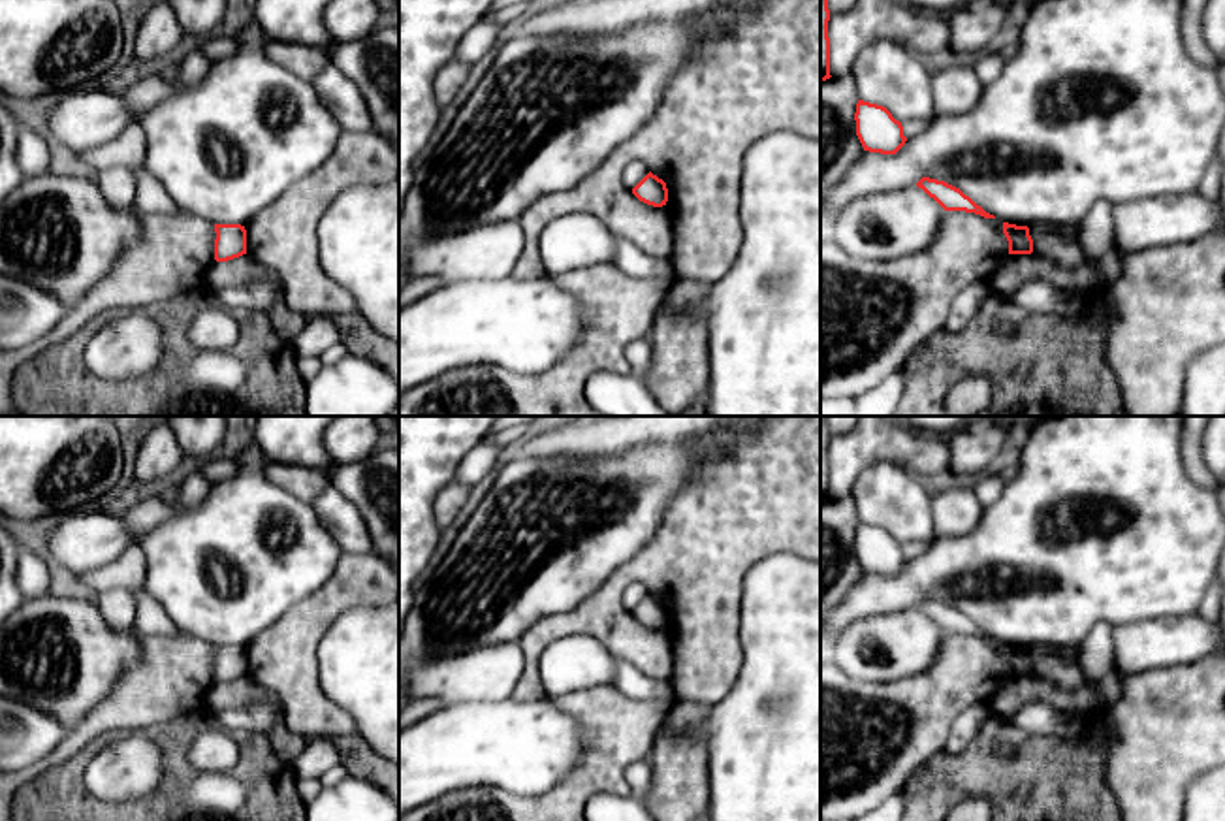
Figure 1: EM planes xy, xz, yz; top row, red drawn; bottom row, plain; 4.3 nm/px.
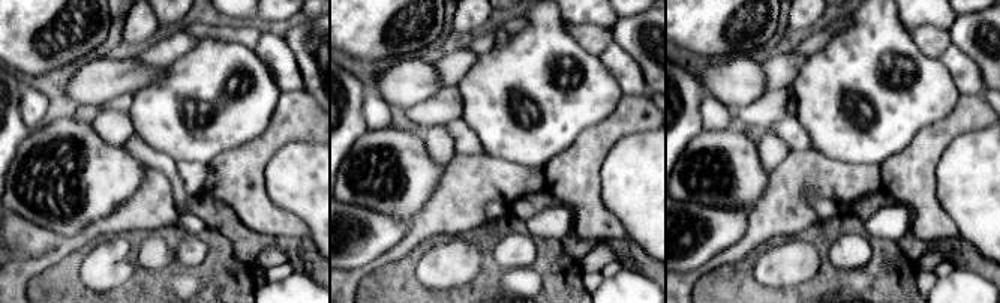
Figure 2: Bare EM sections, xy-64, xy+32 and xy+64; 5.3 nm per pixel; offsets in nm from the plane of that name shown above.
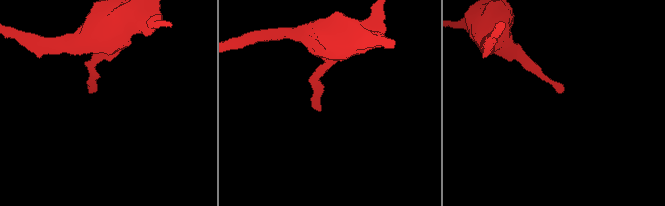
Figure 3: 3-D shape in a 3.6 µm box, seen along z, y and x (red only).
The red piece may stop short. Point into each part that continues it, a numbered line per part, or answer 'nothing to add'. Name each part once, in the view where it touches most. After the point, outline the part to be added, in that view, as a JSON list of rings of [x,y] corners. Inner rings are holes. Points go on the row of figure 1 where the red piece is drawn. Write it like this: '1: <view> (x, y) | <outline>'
nothing to add

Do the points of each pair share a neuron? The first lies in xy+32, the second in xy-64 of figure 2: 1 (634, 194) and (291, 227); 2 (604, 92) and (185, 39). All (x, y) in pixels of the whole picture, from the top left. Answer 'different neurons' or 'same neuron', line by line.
1: different neurons
2: different neurons

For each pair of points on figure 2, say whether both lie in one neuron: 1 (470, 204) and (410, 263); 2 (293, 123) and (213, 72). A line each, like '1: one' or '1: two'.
1: two
2: two

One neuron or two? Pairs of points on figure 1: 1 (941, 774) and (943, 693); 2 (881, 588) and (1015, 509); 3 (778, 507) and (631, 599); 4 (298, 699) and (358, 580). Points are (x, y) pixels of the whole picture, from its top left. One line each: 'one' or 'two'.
1: two
2: one
3: two
4: one

